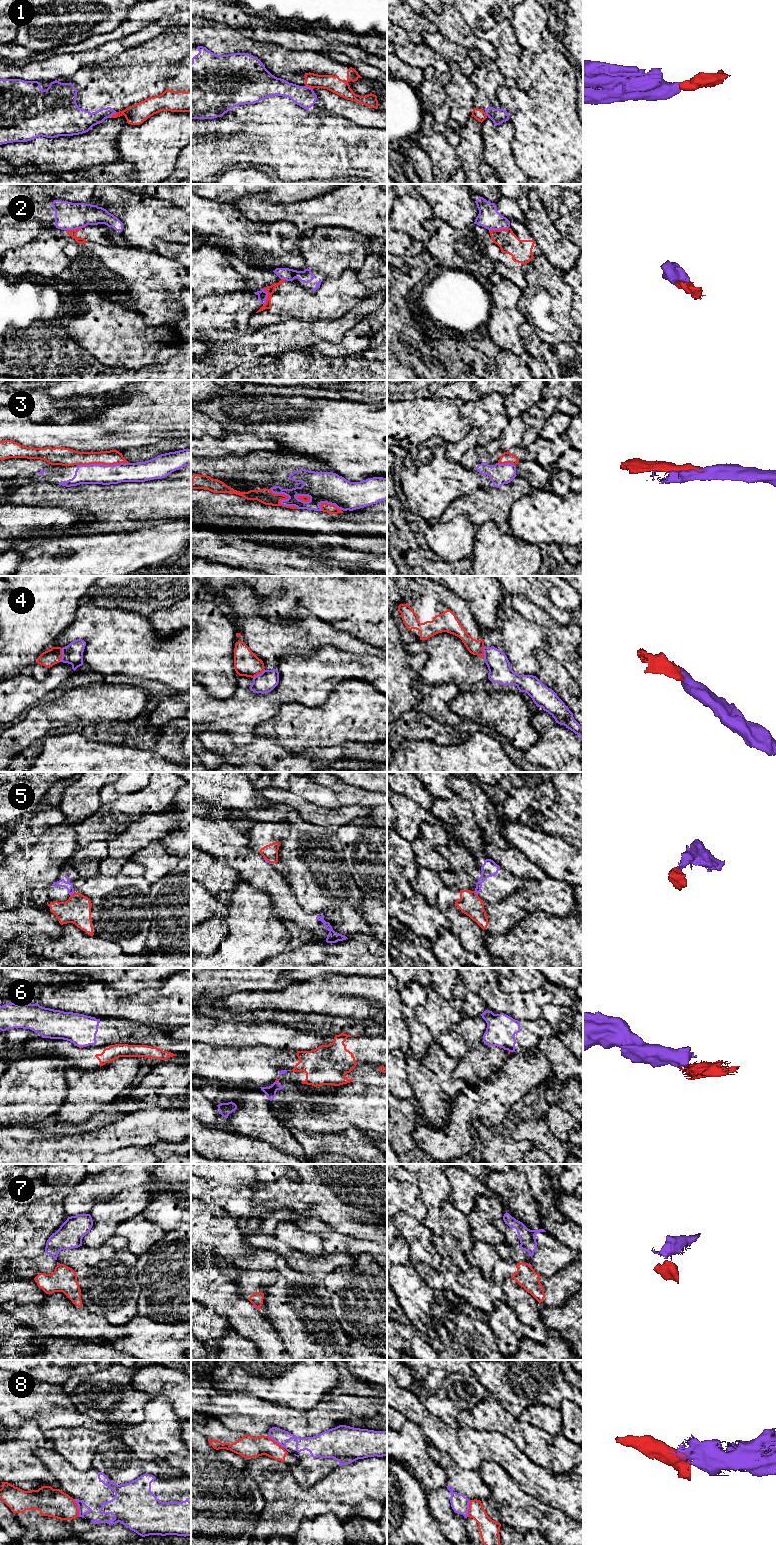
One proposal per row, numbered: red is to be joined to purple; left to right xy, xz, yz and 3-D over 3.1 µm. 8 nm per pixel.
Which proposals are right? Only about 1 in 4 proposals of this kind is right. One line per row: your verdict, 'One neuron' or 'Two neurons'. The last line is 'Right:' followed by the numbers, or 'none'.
1: Two neurons
2: Two neurons
3: Two neurons
4: One neuron
5: Two neurons
6: Two neurons
7: Two neurons
8: Two neurons
Right: 4

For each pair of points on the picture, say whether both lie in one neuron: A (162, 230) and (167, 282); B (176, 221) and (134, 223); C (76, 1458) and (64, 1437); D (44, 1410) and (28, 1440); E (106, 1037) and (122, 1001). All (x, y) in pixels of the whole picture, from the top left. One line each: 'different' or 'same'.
A: different
B: same
C: same
D: different
E: different

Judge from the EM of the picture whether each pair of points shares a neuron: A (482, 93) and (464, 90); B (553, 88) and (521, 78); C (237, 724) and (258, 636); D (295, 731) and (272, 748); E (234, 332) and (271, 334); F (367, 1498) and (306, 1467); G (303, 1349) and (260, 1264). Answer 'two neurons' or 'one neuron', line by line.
A: two neurons
B: two neurons
C: two neurons
D: two neurons
E: two neurons
F: two neurons
G: one neuron

